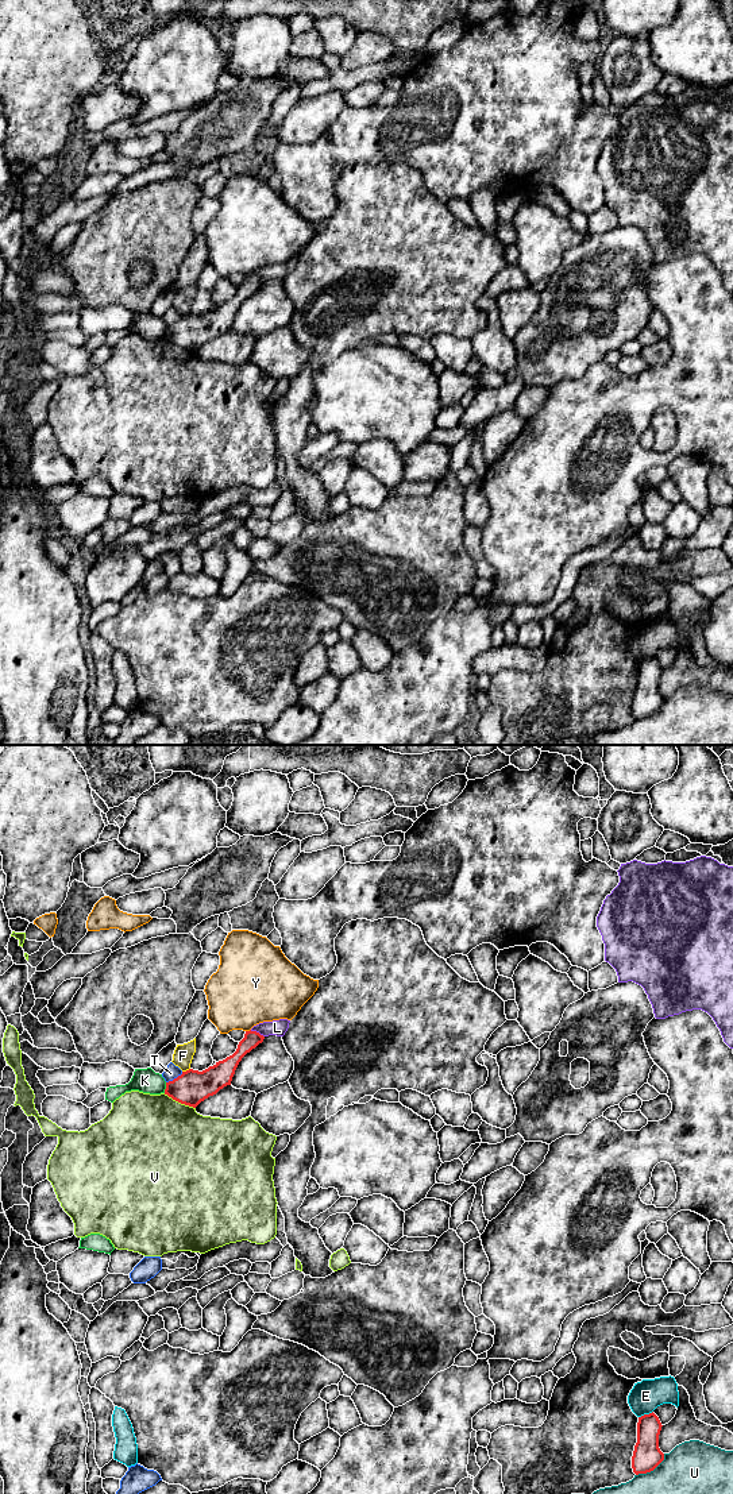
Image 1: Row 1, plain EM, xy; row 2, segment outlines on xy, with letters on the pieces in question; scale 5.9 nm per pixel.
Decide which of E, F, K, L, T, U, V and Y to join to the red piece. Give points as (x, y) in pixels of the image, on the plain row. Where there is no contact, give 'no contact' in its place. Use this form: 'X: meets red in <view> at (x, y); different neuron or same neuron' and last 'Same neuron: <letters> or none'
E: meets red in xy at (645, 659); different neuron
F: meets red in xy at (186, 315); different neuron
K: meets red in xy at (166, 332); different neuron
L: meets red in xy at (255, 275); different neuron
T: meets red in xy at (174, 323); different neuron
U: meets red in xy at (652, 714); different neuron
V: meets red in xy at (180, 346); different neuron
Y: meets red in xy at (247, 275); different neuron
Same neuron: none

